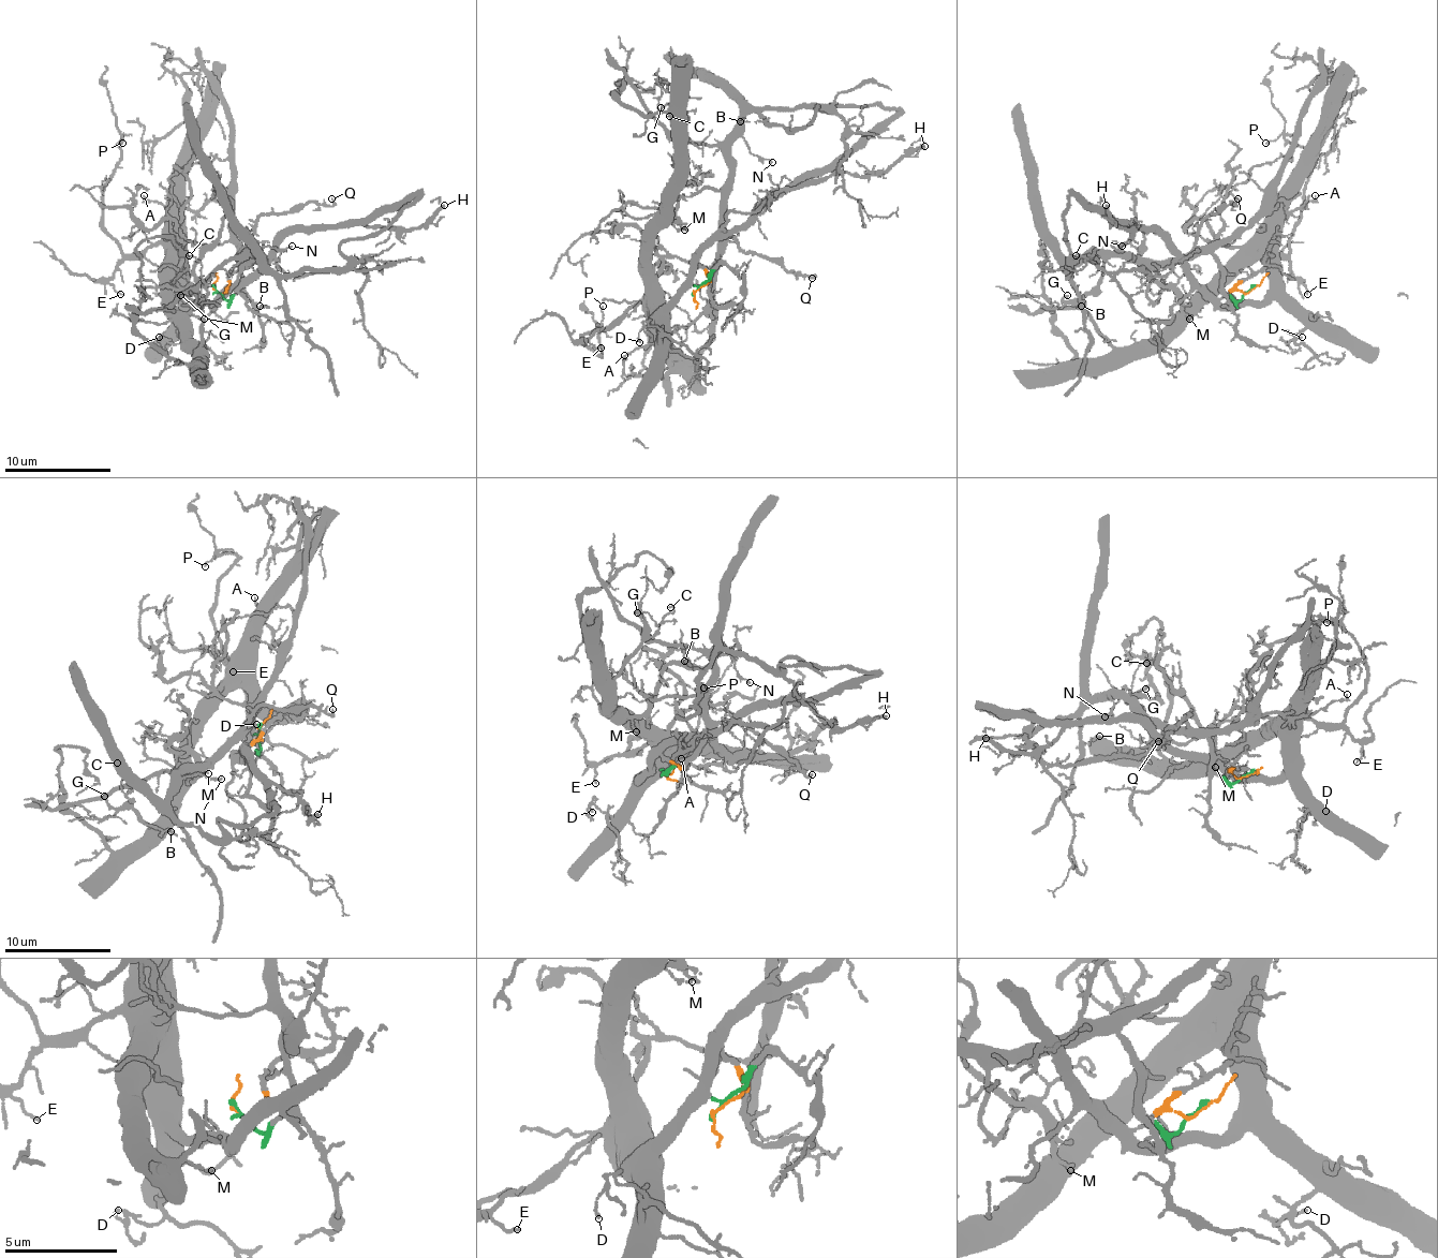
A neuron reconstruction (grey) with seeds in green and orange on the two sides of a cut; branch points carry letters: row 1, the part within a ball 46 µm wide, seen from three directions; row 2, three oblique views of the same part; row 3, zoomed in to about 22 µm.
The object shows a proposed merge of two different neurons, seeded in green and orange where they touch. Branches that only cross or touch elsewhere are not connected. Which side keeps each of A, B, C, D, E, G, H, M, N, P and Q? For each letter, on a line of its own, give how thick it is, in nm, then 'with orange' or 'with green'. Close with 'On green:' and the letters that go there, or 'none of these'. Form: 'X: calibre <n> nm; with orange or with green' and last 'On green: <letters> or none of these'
A: calibre 170 nm; with green
B: calibre 130 nm; with green
C: calibre 100 nm; with orange
D: calibre 110 nm; with orange
E: calibre 110 nm; with orange
G: calibre 150 nm; with orange
H: calibre 240 nm; with orange
M: calibre 110 nm; with orange
N: calibre 120 nm; with green
P: calibre 110 nm; with orange
Q: calibre 190 nm; with green
On green: A, B, N, Q

